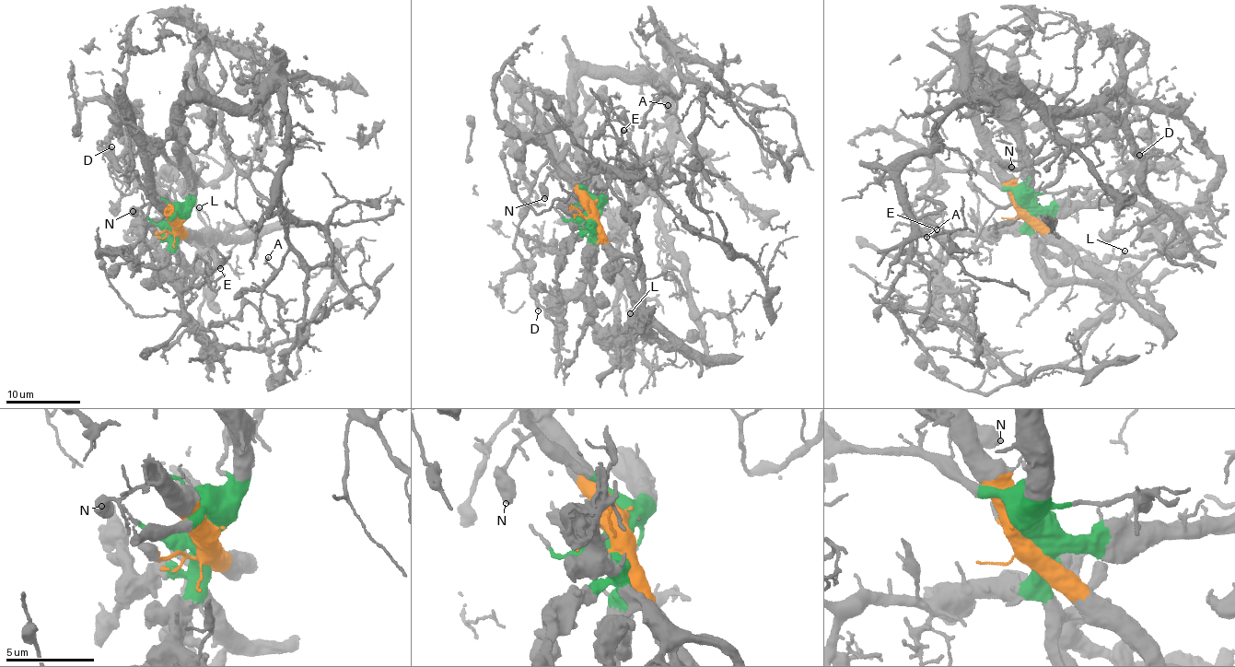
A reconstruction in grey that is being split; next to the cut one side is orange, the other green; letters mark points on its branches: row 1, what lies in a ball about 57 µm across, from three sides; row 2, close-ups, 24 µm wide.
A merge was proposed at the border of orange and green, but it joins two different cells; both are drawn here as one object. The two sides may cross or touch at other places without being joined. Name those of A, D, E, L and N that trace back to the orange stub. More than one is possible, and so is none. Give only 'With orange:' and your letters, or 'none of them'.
With orange: D, L, N

